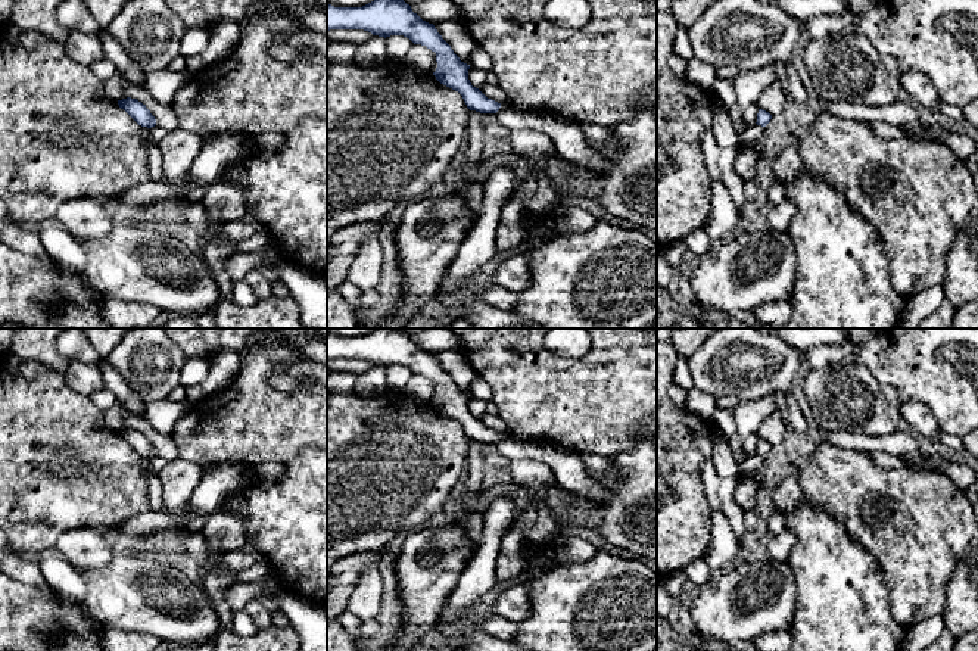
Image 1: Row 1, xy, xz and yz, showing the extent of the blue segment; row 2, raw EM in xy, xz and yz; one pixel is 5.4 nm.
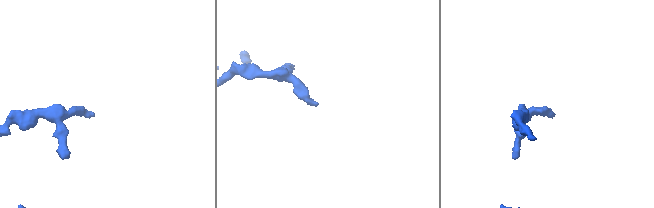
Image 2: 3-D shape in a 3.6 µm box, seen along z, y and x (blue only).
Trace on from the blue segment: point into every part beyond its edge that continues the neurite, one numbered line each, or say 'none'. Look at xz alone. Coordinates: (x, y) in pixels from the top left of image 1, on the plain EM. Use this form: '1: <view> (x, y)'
1: xz (570, 473)

